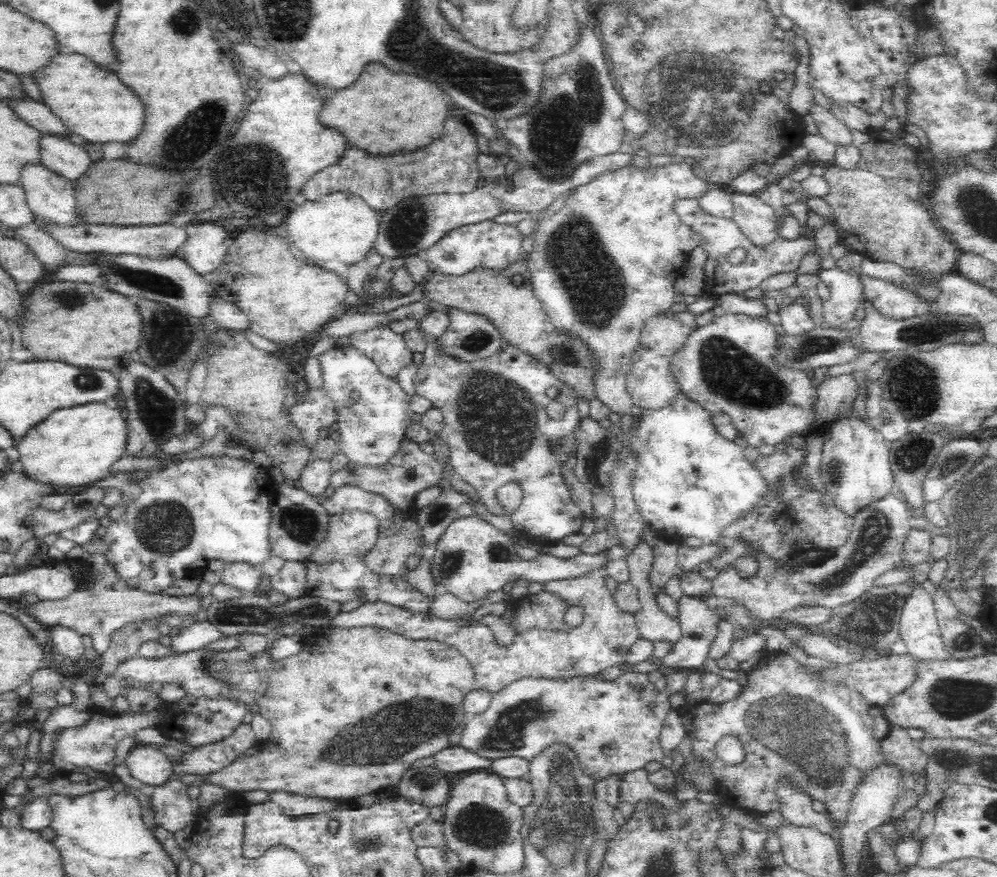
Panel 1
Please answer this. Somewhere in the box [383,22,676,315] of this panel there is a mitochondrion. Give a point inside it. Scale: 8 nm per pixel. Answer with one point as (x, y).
(555, 129)

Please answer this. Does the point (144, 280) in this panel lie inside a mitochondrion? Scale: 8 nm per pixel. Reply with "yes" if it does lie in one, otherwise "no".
yes

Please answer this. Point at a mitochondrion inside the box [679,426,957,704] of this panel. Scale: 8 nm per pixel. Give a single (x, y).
(875, 534)

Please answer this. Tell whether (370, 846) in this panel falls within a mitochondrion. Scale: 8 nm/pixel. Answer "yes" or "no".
yes

